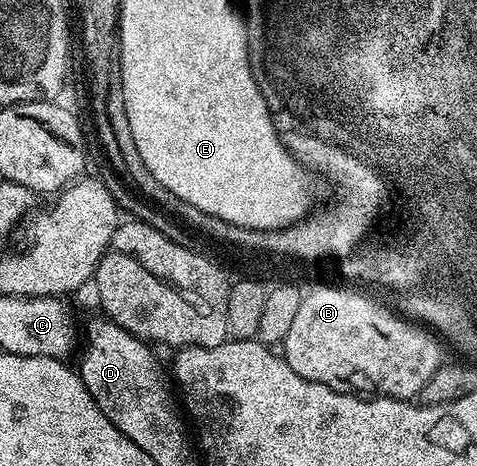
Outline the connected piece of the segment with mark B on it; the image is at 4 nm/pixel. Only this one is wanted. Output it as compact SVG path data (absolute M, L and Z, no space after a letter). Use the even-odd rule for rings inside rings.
M315 287L311 292L304 294L300 301L300 309L297 311L297 317L293 320L293 325L289 328L289 333L282 341L283 358L287 360L289 369L293 369L293 373L297 373L301 377L305 377L314 383L323 383L326 387L331 387L335 391L345 391L354 393L360 397L386 397L389 399L401 399L411 401L418 396L426 382L433 377L434 373L444 362L444 348L441 346L440 340L427 327L422 326L410 319L403 318L392 310L390 306L382 307L379 303L374 303L367 295L362 295L359 291L346 291L343 287Z

